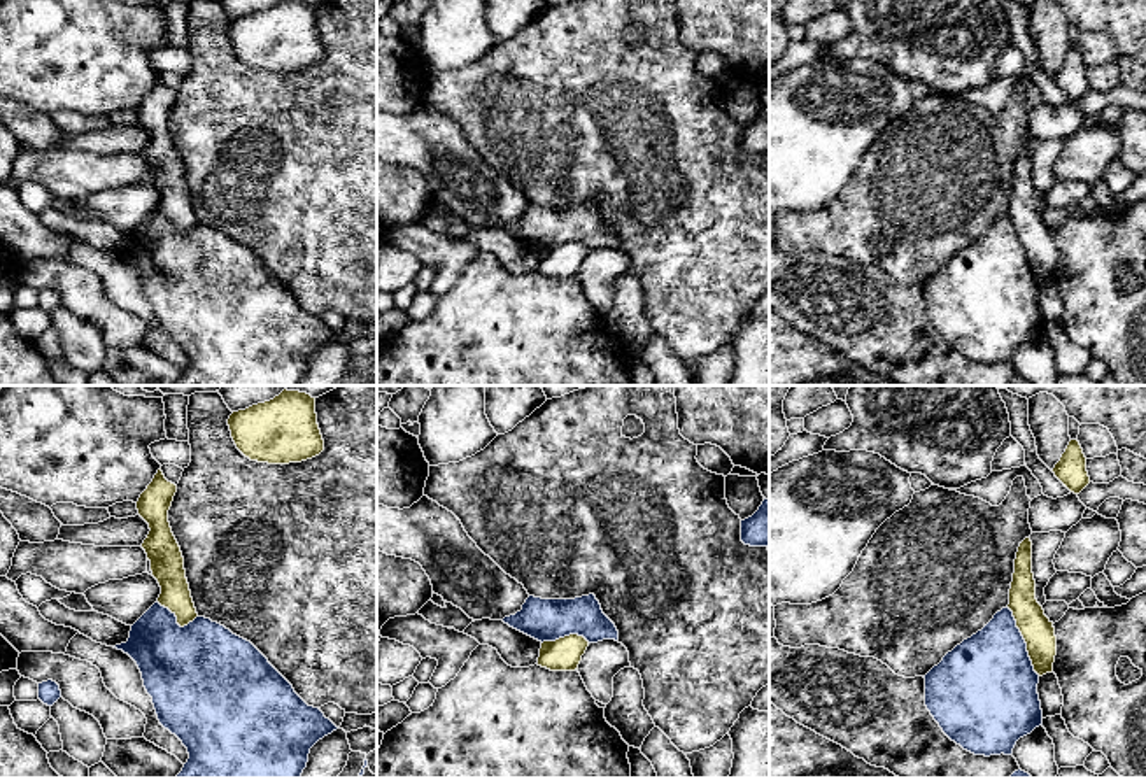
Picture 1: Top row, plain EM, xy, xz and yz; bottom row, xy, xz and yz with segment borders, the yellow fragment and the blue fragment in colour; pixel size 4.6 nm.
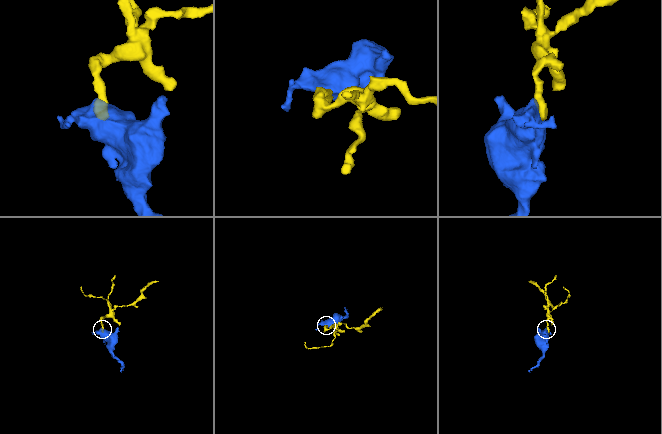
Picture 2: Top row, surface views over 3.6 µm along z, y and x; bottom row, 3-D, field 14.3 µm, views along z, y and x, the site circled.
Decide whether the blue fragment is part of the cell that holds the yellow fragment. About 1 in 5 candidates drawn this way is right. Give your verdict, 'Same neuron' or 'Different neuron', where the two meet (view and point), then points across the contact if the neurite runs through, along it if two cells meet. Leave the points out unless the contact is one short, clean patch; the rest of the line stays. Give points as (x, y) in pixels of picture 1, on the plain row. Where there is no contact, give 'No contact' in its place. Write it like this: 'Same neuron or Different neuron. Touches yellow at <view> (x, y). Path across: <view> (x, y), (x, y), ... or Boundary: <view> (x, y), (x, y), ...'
Different neuron. Touches yellow at yz (1025, 249). Boundary: yz (1006, 214), (1025, 251), (1031, 272), (1039, 282)

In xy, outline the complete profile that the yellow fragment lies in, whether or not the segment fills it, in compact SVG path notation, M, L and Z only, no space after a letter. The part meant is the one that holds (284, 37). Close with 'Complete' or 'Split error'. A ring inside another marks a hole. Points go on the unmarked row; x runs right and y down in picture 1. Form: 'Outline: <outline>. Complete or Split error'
Outline: M280 0L270 9L233 19L228 26L237 56L251 68L301 70L324 58L315 5Z. Complete

